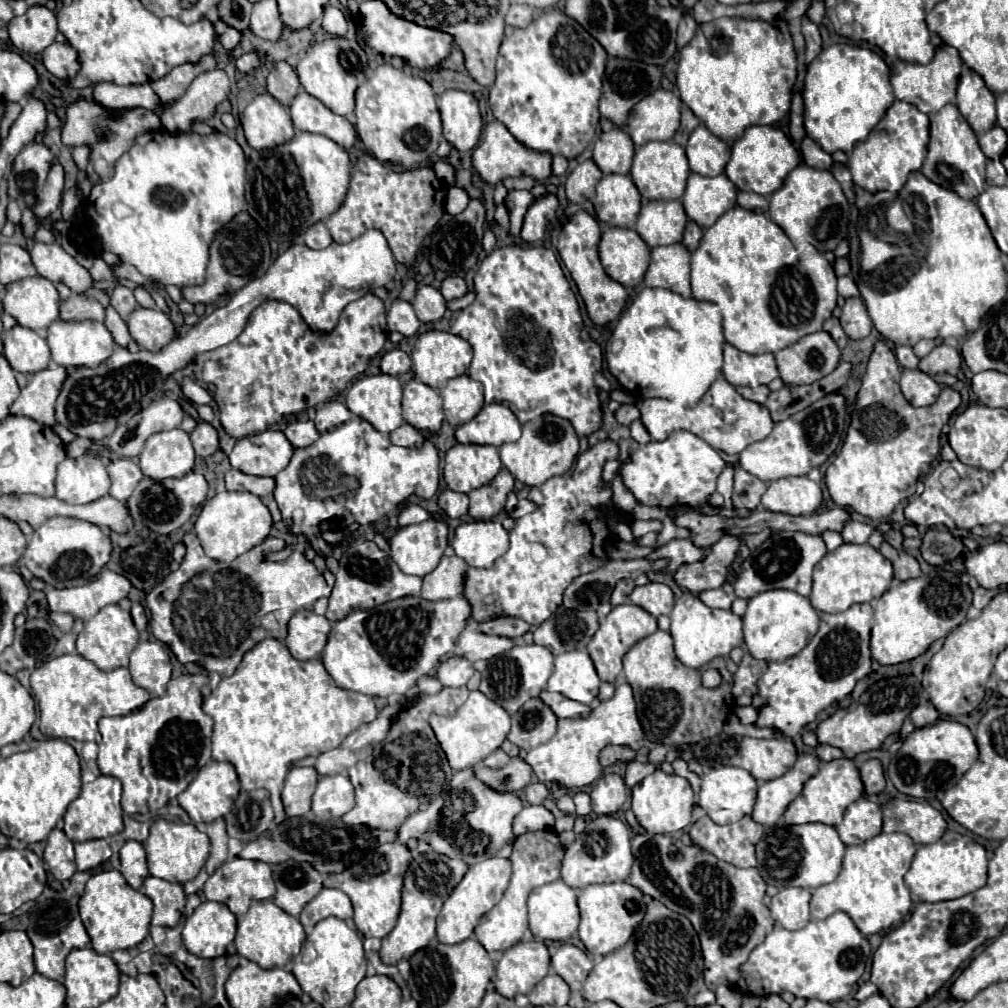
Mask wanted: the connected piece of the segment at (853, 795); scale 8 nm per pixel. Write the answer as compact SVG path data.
M842 758L842 760L832 760L832 762L822 762L820 770L804 784L804 790L796 800L790 802L790 806L784 812L786 824L806 824L806 822L822 822L830 826L838 826L842 822L844 810L858 800L864 794L864 786L860 780L860 774L854 766L852 760Z

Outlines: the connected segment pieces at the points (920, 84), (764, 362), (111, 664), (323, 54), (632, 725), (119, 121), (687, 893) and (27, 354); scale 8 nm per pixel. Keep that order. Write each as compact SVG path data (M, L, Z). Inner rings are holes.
M948 44L938 46L932 62L928 62L924 66L922 64L910 64L910 62L904 62L904 60L896 60L892 64L892 76L890 76L894 96L896 96L896 100L904 100L908 104L914 104L924 114L938 112L942 106L954 102L960 68L962 68L962 60L958 56L958 50L948 46Z
M724 344L724 378L732 386L750 386L756 388L760 384L768 384L778 378L774 354L752 356L736 350L732 344Z
M110 604L102 608L94 618L90 618L84 630L76 638L76 650L80 656L90 660L100 670L114 670L120 666L128 666L130 652L138 644L138 630L130 618L130 612L124 612L118 604Z
M326 38L322 42L316 42L312 48L308 48L308 52L298 62L296 72L300 84L310 96L318 98L334 114L350 116L354 112L354 92L360 84L358 76L364 76L366 64L368 64L366 52L358 42L346 38Z
M630 684L616 686L612 700L602 702L586 718L566 718L558 720L558 732L546 744L532 748L526 754L526 764L530 764L534 776L540 782L556 782L564 788L582 788L596 782L602 776L600 752L606 746L628 746L640 750L644 744L644 732L636 716L636 702Z
M80 98L66 108L66 118L62 124L62 142L66 146L88 146L90 148L90 160L88 160L86 176L88 176L88 182L94 184L96 180L102 180L102 176L106 176L106 174L112 176L116 160L134 144L136 136L140 136L144 132L154 132L160 126L162 126L160 114L154 114L152 110L132 108L126 112L110 112L110 110L102 108L102 104L98 104L92 98L90 100ZM102 162L106 162L108 172L98 172L96 166L98 164L102 166Z
M638 834L632 840L634 866L630 884L634 884L642 894L648 894L660 900L666 908L686 916L694 930L698 932L704 956L704 982L710 990L716 990L720 984L736 984L740 976L740 966L748 960L750 952L762 944L762 940L772 932L774 918L764 906L762 898L766 894L766 882L756 868L736 868L728 862L718 860L714 854L704 852L696 846L684 846L680 840L668 834Z
M14 326L4 334L4 356L12 370L32 374L50 364L50 348L46 340L30 328Z

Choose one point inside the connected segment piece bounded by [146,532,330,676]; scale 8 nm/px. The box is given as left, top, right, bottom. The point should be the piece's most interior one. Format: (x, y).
(208, 612)

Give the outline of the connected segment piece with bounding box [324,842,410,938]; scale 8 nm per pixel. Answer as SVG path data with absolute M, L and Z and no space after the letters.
M390 842L378 846L372 854L368 854L362 862L346 868L340 874L328 874L324 878L326 888L338 888L352 900L354 906L354 924L364 938L384 938L392 932L398 912L400 912L400 892L402 878L410 864L410 852L400 842Z

